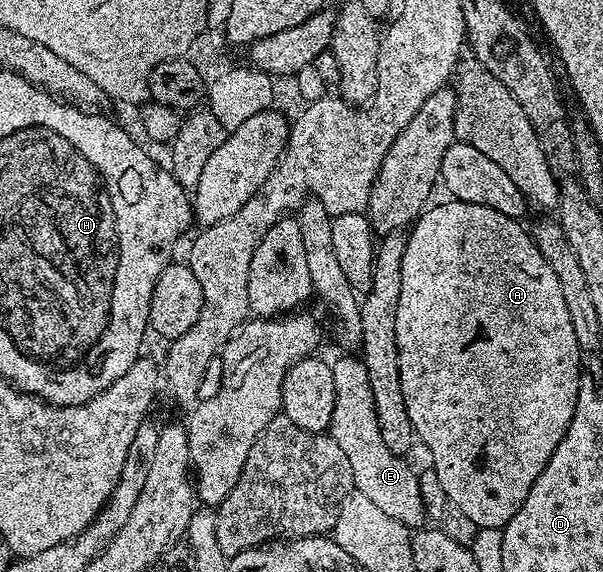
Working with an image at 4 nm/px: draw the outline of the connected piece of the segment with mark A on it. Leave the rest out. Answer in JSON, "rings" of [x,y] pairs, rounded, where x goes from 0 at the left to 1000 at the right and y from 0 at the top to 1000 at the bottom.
{"rings":[[[746,348],[743,355],[733,355],[723,362],[715,360],[700,371],[687,386],[682,400],[678,402],[680,414],[670,432],[667,449],[663,453],[663,512],[660,516],[660,530],[653,547],[650,547],[650,558],[657,565],[655,577],[658,584],[658,621],[660,621],[660,642],[662,659],[667,673],[667,687],[670,691],[672,705],[675,708],[677,726],[682,729],[682,743],[687,750],[688,762],[706,778],[713,799],[716,802],[715,815],[726,830],[726,837],[733,850],[736,850],[736,860],[743,869],[756,878],[756,883],[763,885],[765,892],[771,895],[776,911],[789,923],[803,921],[806,928],[823,928],[837,923],[839,918],[847,914],[864,895],[866,885],[872,881],[872,874],[879,865],[887,844],[892,841],[892,834],[907,818],[912,808],[917,804],[919,794],[932,776],[934,767],[944,757],[945,745],[950,743],[952,724],[957,722],[957,708],[964,692],[964,663],[965,663],[965,619],[967,614],[962,607],[959,577],[967,572],[967,563],[959,558],[959,547],[952,542],[952,526],[945,521],[945,505],[939,500],[939,491],[932,486],[929,472],[919,465],[919,456],[909,444],[899,437],[896,423],[886,416],[886,407],[879,402],[879,393],[866,379],[857,379],[857,371],[842,365],[824,365],[823,362],[809,362],[808,358],[798,358],[788,351],[763,351],[758,348]]]}

